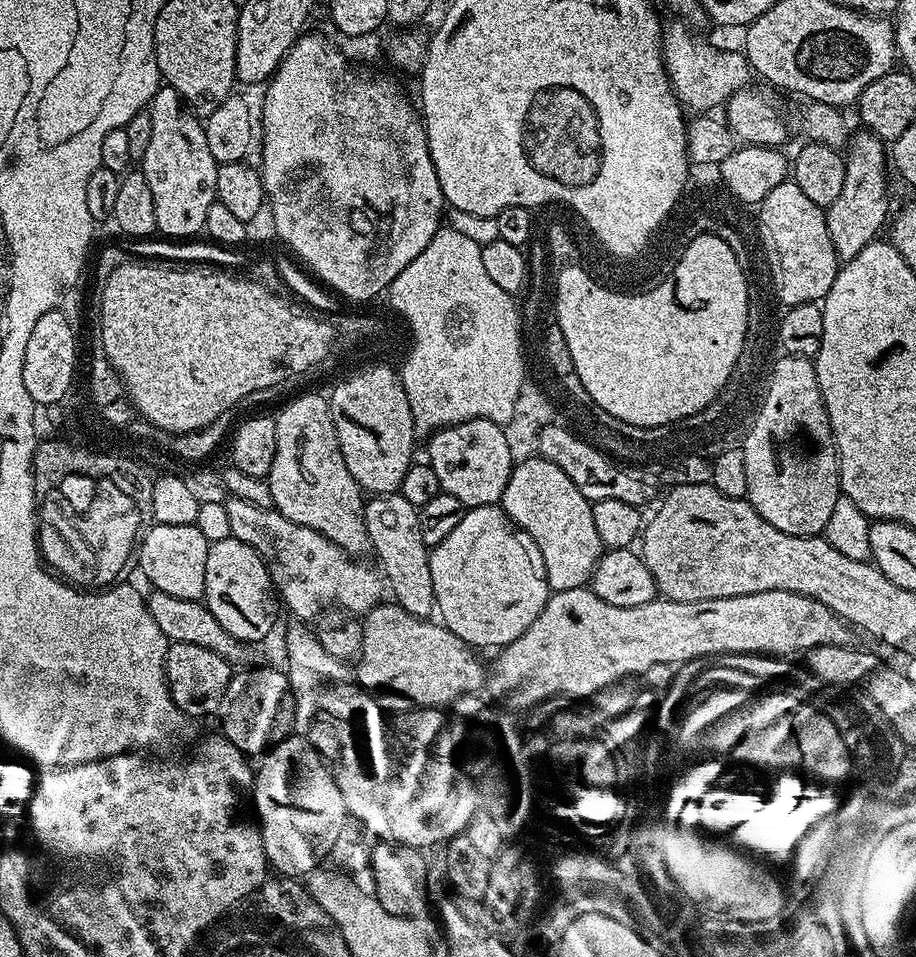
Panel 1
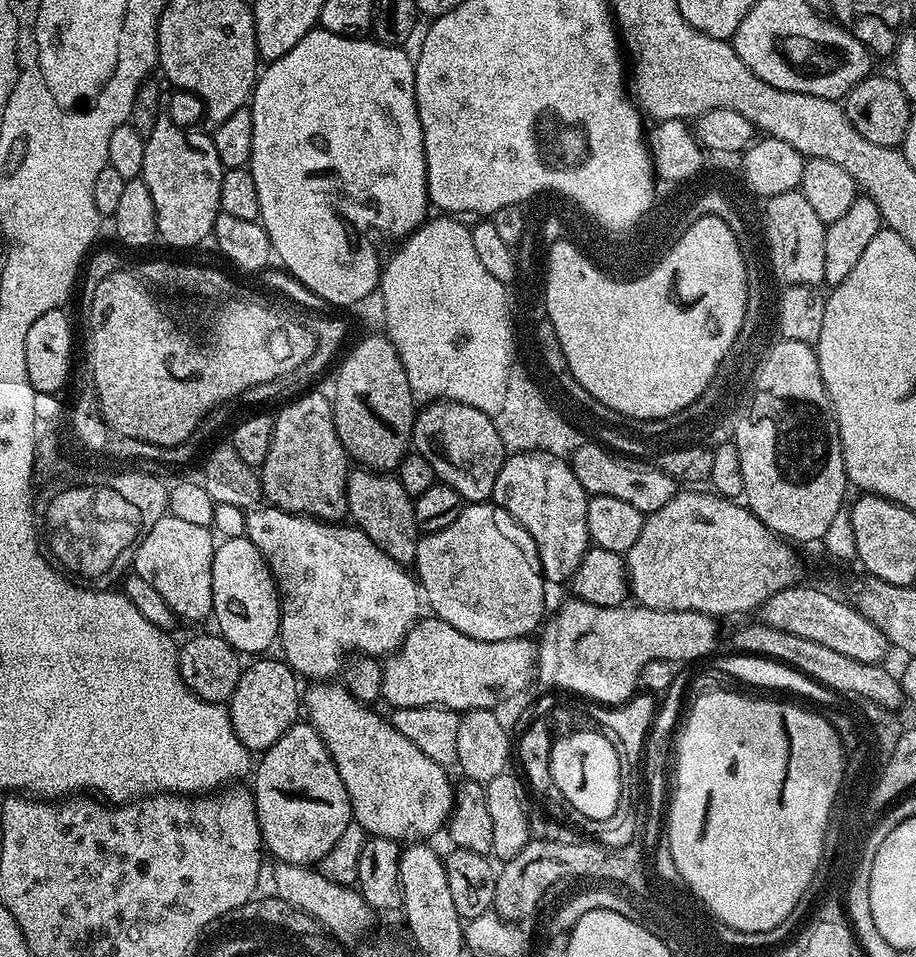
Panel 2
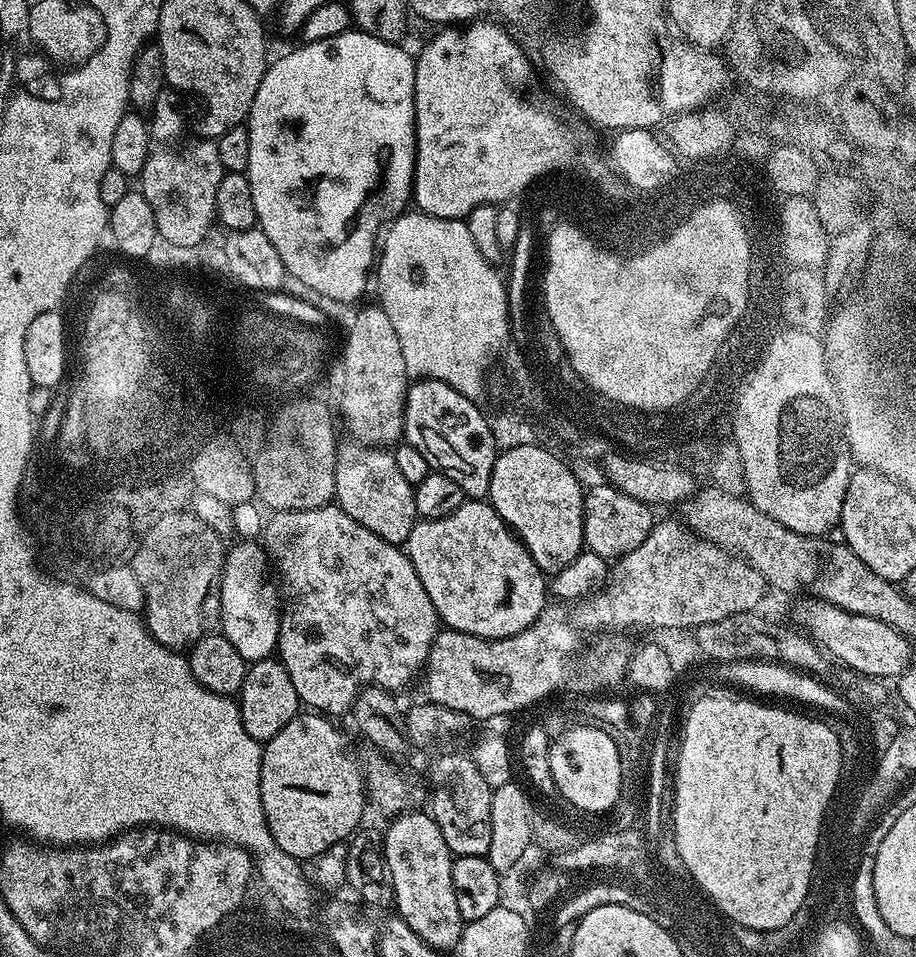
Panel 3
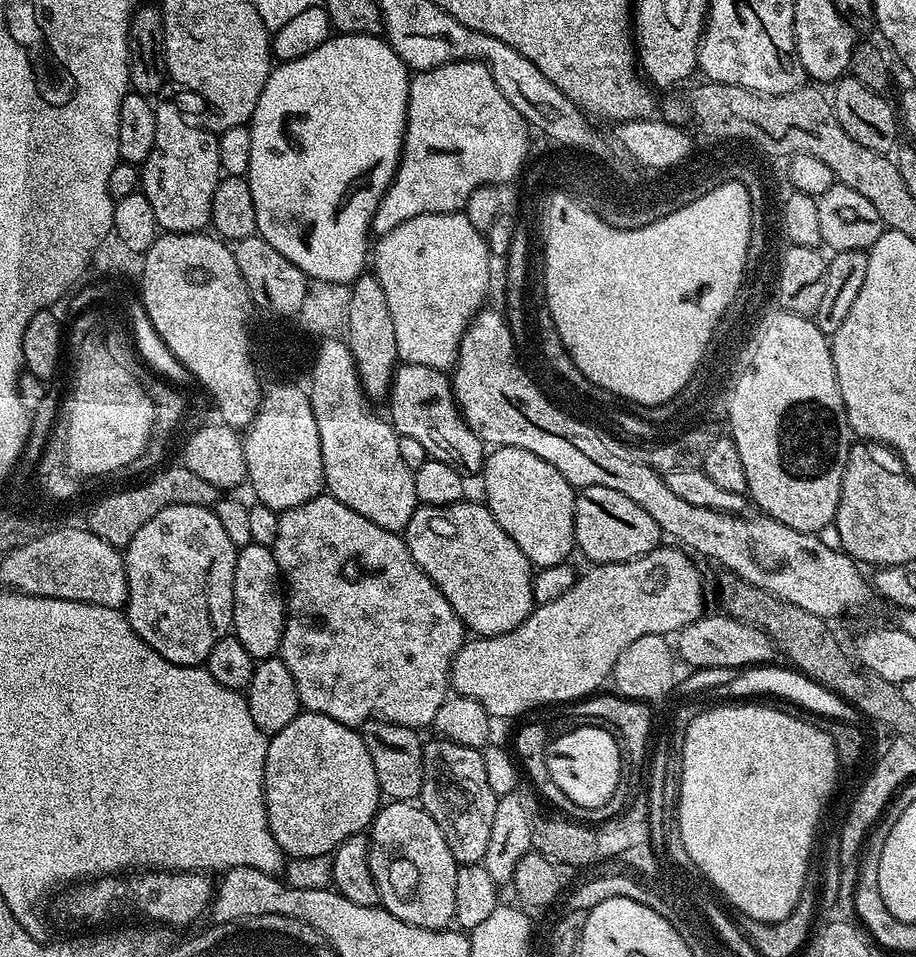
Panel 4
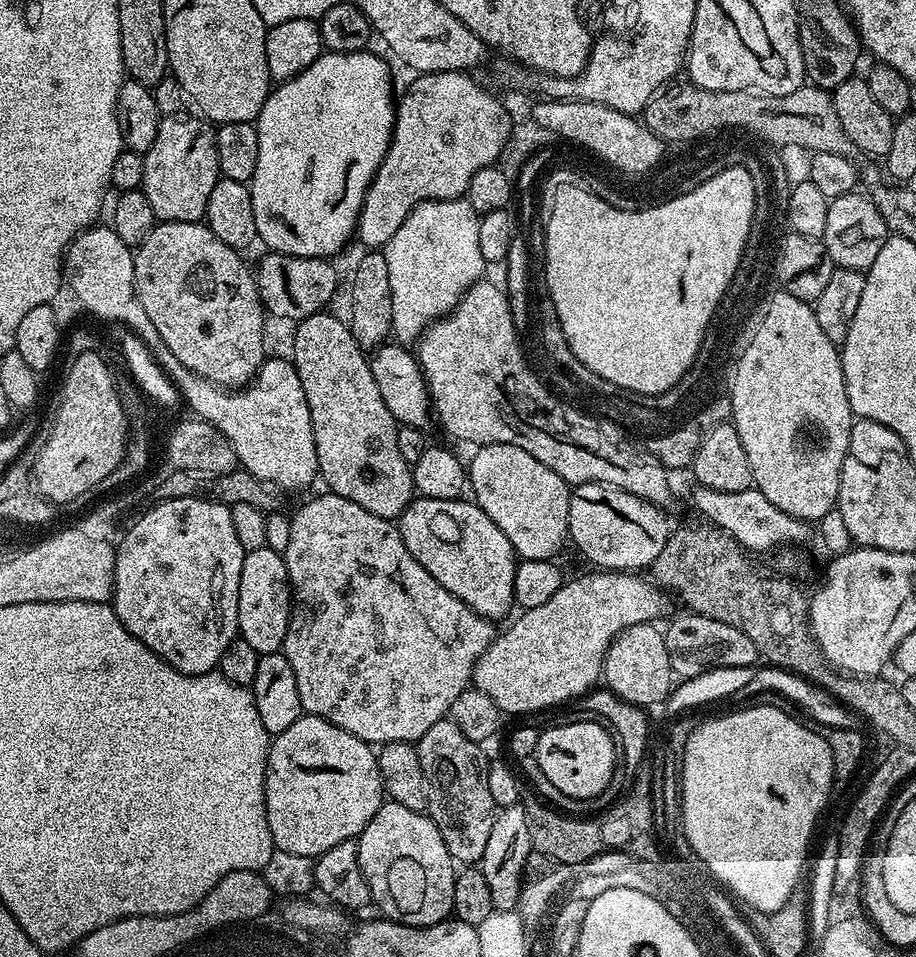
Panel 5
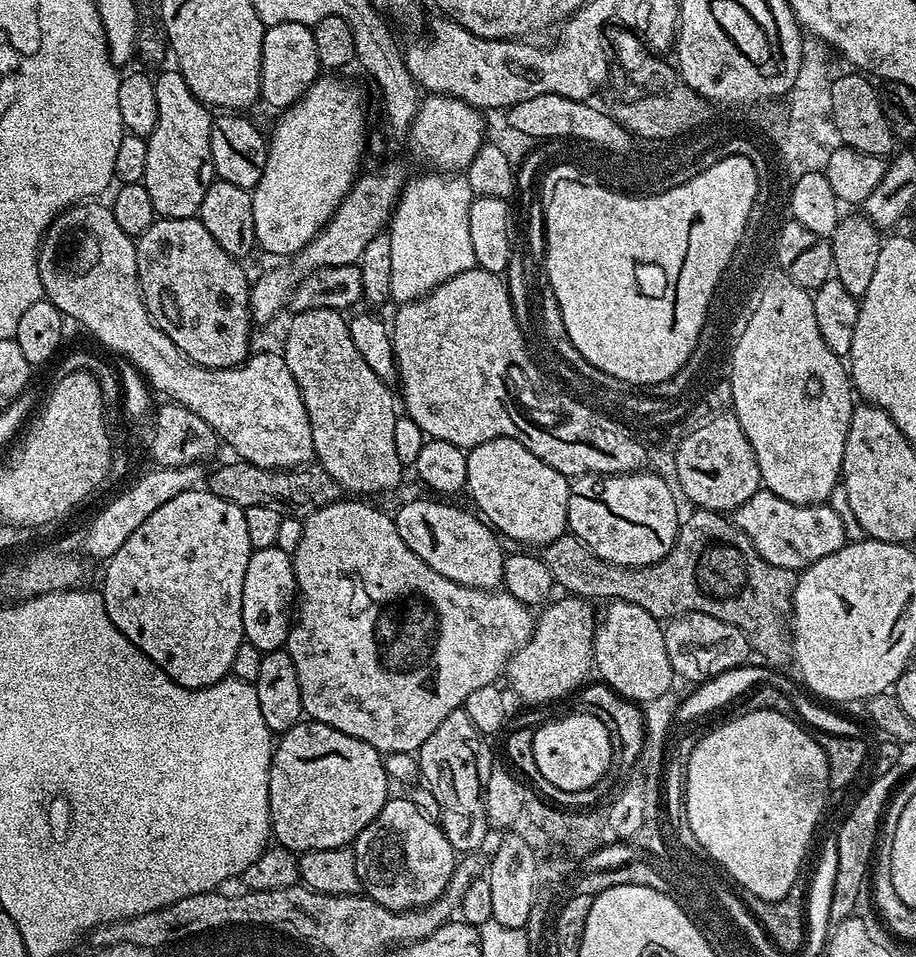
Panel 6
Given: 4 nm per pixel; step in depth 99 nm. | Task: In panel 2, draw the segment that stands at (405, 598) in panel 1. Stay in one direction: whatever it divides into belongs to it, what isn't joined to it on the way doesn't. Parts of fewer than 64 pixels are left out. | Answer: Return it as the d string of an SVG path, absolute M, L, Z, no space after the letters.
M363 466L353 467L348 473L346 498L348 499L348 516L354 521L355 527L365 532L382 551L390 554L390 558L394 558L394 562L405 566L415 565L421 533L416 527L414 506L412 505L413 497L408 496L406 490L402 490L402 482L395 475L387 472L374 472L371 468Z

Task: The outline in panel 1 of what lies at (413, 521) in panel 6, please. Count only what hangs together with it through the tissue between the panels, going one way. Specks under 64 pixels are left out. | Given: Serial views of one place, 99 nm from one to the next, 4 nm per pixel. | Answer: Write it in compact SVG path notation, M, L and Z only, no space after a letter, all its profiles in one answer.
M503 507L467 509L462 522L458 522L458 526L454 526L454 530L450 530L450 534L442 538L442 542L431 545L428 557L439 623L477 650L499 650L514 642L514 638L521 636L530 622L538 618L538 614L544 609L544 603L548 601L550 589L544 576L540 552L528 533L513 524Z

